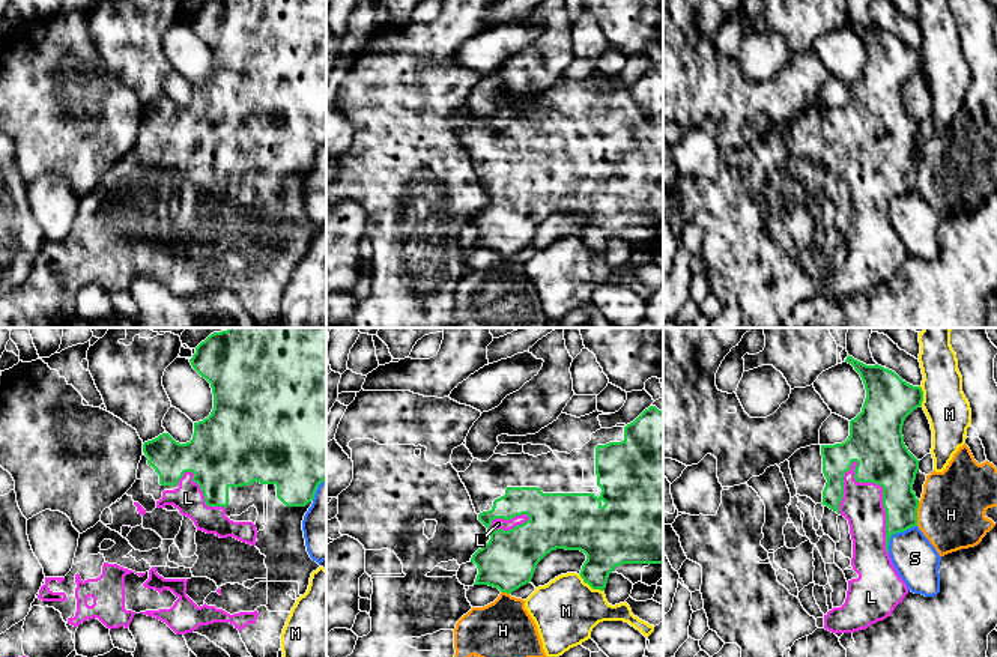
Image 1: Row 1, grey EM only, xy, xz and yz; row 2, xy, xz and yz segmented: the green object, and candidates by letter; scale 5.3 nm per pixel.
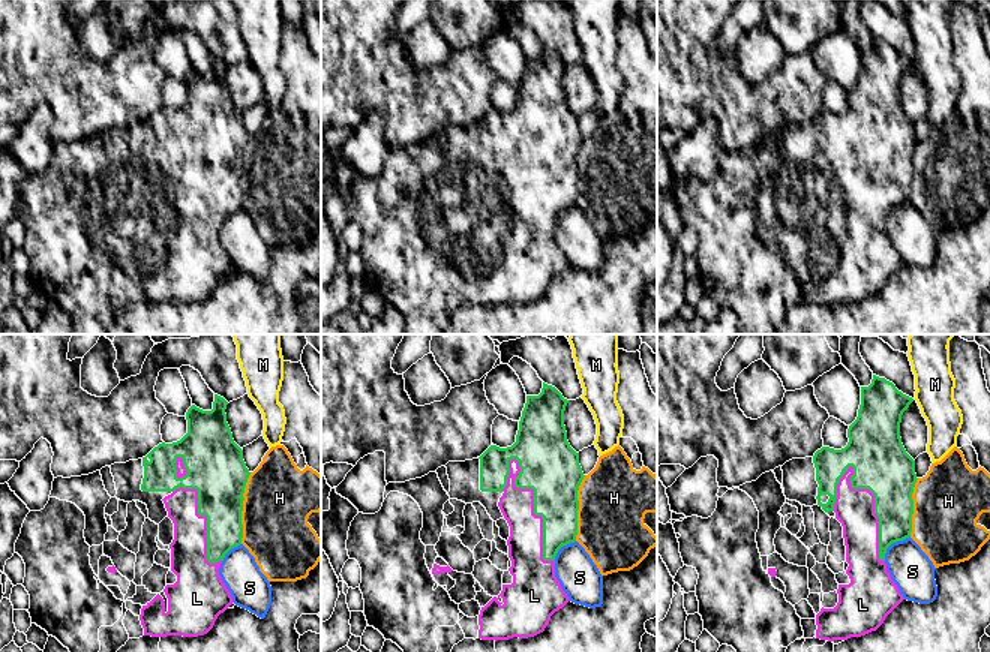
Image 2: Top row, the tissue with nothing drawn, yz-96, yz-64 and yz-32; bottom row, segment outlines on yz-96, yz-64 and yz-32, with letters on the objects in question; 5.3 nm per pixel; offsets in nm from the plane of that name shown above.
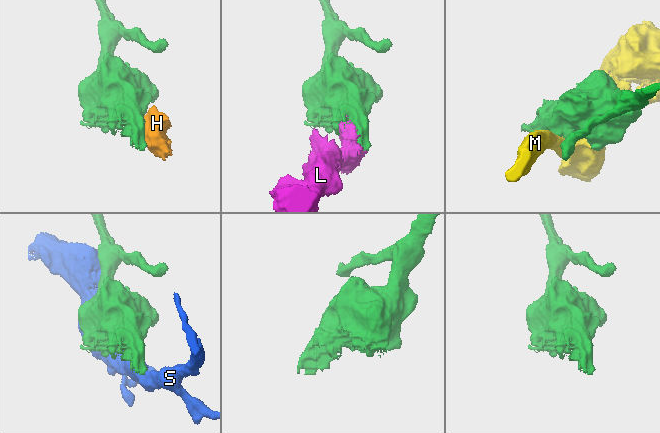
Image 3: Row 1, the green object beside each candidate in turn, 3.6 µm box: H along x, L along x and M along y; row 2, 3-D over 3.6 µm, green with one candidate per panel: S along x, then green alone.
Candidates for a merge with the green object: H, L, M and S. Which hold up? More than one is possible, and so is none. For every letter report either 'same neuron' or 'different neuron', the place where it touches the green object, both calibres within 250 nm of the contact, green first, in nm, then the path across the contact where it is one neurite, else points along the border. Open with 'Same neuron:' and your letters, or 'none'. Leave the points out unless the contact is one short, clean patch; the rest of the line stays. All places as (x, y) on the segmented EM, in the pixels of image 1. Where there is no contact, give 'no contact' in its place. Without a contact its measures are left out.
Same neuron: L
H: different neuron | yz (916, 513) | 220/360 nm
L: same neuron | yz (883, 498) | 280/220 nm
M: different neuron | xz (590, 585) | 260/340 nm
S: different neuron | yz (895, 532) | 180/240 nm

